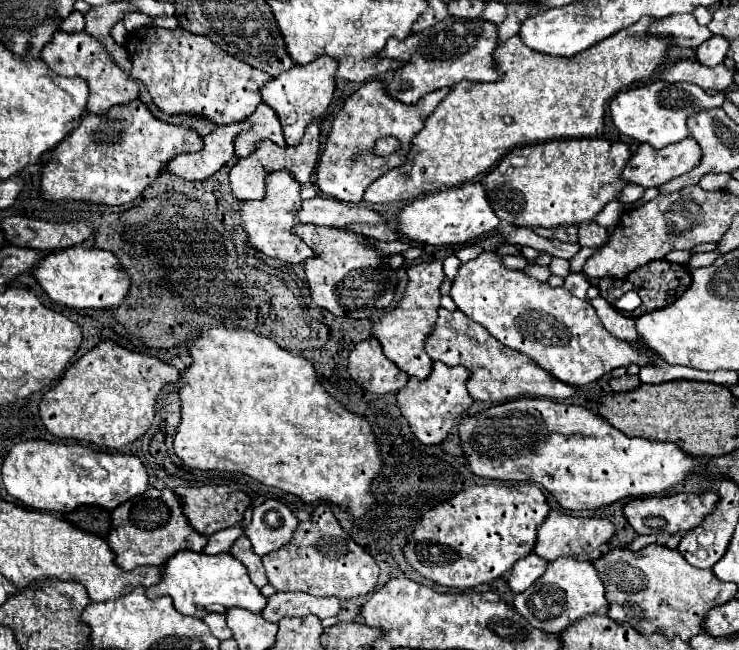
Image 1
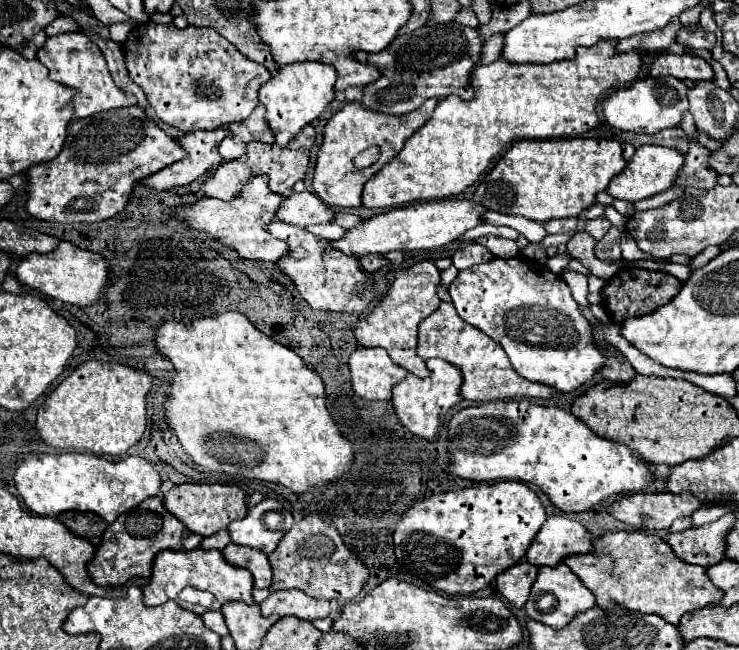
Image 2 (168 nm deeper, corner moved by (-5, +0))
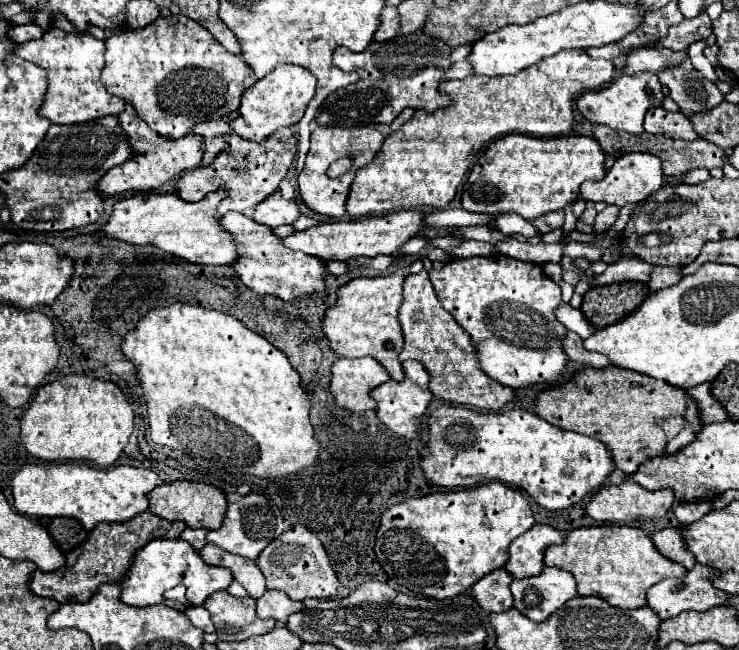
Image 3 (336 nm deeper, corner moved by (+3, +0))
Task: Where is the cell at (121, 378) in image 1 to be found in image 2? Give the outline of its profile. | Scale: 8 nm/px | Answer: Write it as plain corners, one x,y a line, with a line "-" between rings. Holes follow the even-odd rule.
82,362
38,410
36,428
54,448
94,454
122,454
132,448
146,428
146,396
154,378
138,368
108,362

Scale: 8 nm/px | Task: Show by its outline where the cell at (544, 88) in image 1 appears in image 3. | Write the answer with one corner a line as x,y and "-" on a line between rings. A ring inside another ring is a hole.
564,50
550,58
540,60
538,64
520,70
514,76
468,76
462,80
446,80
440,84
440,90
452,98
452,104
444,110
436,110
428,114
424,110
414,112
412,120
406,122
398,132
392,132
376,158
360,168
350,184
350,194
346,200
346,214
350,218
370,218
370,216
384,216
386,212
396,210
410,210
416,206
432,206
432,208
446,208
448,202
454,198
456,188
464,174
474,166
486,149
486,144
496,140
498,136
506,136
512,132
530,134
540,138
564,136
570,132
572,120
572,102
588,92
596,90
598,86
612,80
614,64
610,60
594,60
584,50

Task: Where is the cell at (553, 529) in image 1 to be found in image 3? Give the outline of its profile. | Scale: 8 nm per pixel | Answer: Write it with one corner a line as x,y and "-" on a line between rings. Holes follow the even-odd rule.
534,524
528,534
522,534
512,542
508,548
510,558
504,568
512,578
536,576
544,568
544,550
560,542
564,542
564,534
560,530
546,524

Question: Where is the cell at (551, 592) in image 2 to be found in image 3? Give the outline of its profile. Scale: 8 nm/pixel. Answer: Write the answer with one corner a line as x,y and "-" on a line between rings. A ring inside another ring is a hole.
544,568
538,576
512,580
510,584
514,608
532,622
544,622
564,602
578,596
576,582
570,572
560,568

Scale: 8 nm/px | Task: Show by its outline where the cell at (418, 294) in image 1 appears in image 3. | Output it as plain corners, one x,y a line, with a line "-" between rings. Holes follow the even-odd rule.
400,268
390,276
376,278
354,278
348,284
340,286
336,296
338,302
324,312
322,330
330,342
330,348
342,358
360,358
372,356
378,360
392,380
404,378
402,364
398,354
404,346
402,328
398,322
398,308
402,304
402,282
406,278
406,270

